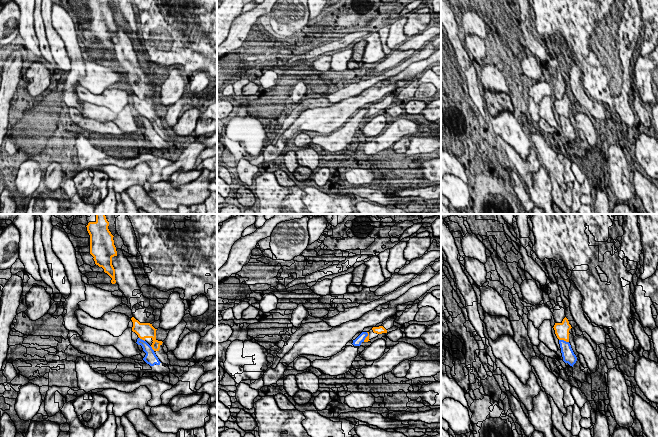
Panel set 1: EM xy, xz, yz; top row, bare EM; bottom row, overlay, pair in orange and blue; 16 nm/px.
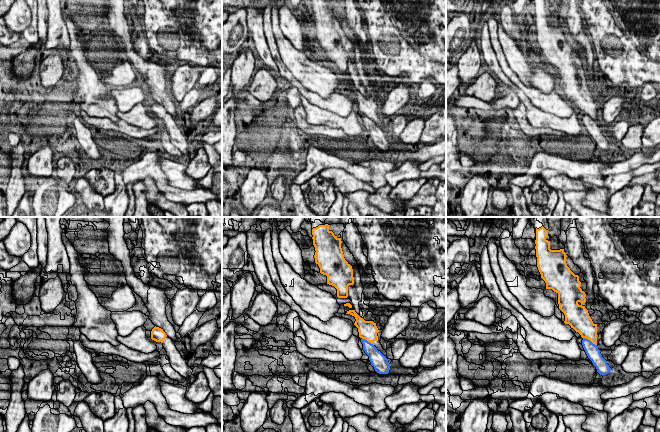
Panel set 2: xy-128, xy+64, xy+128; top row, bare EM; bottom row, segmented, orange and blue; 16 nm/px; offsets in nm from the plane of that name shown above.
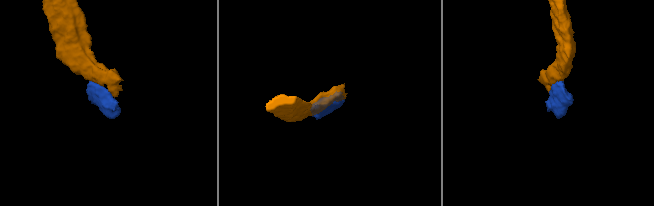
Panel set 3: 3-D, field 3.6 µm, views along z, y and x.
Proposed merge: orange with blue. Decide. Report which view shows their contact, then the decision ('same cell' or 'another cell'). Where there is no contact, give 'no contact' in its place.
yz | another cell

